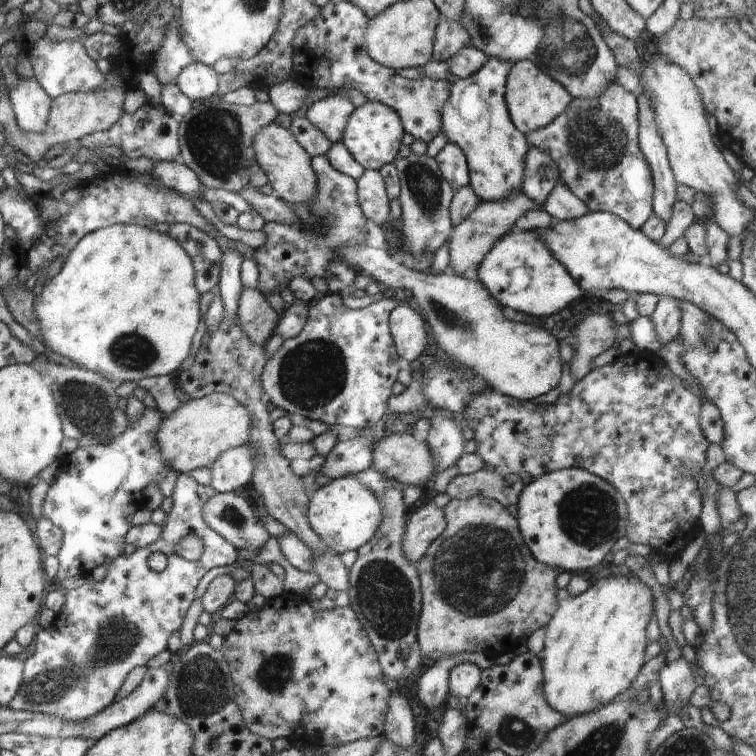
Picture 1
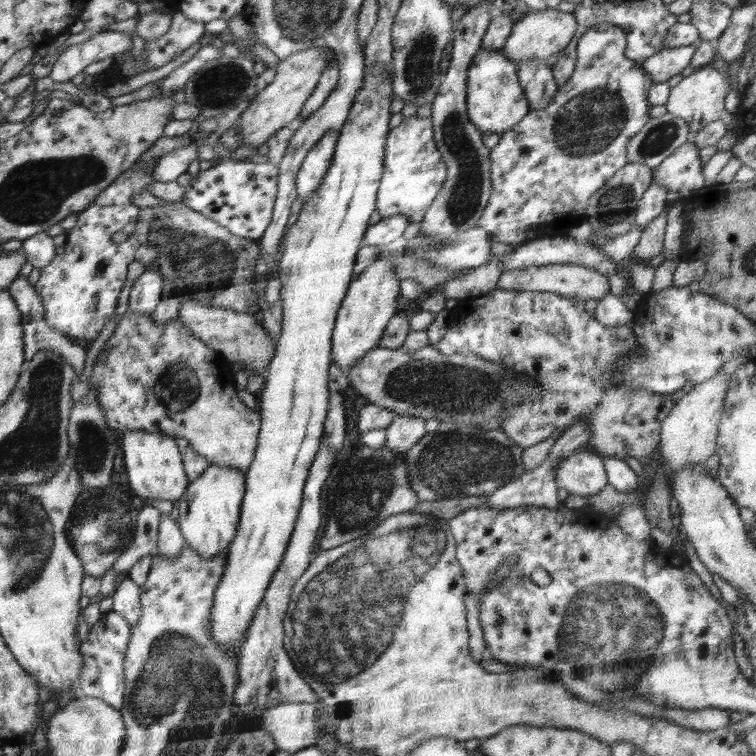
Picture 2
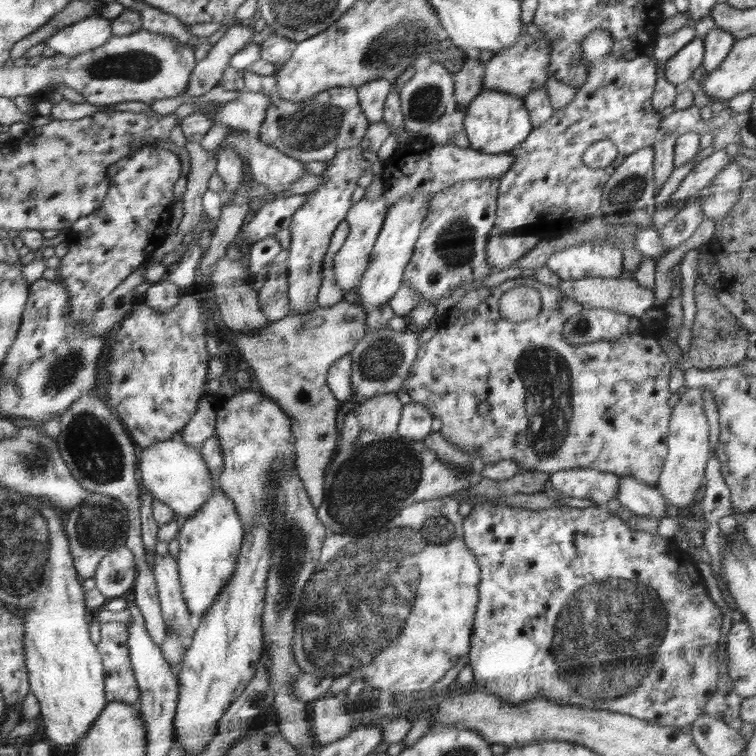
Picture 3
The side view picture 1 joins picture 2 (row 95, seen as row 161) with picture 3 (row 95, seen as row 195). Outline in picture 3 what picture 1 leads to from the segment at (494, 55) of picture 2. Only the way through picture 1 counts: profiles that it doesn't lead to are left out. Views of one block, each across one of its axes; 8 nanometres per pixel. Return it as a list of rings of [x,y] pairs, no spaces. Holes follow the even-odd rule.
[[[480,89],[478,96],[466,108],[464,134],[470,142],[470,148],[486,154],[508,153],[520,145],[532,130],[532,123],[524,101],[496,89]]]

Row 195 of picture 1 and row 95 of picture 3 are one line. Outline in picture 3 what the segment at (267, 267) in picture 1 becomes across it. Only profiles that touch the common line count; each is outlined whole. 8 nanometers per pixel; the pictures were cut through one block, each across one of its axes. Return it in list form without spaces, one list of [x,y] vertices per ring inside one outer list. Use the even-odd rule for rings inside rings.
[[[334,87],[298,103],[276,98],[265,112],[258,137],[286,156],[300,162],[328,161],[342,149],[356,147],[369,126],[357,96],[356,87]]]

